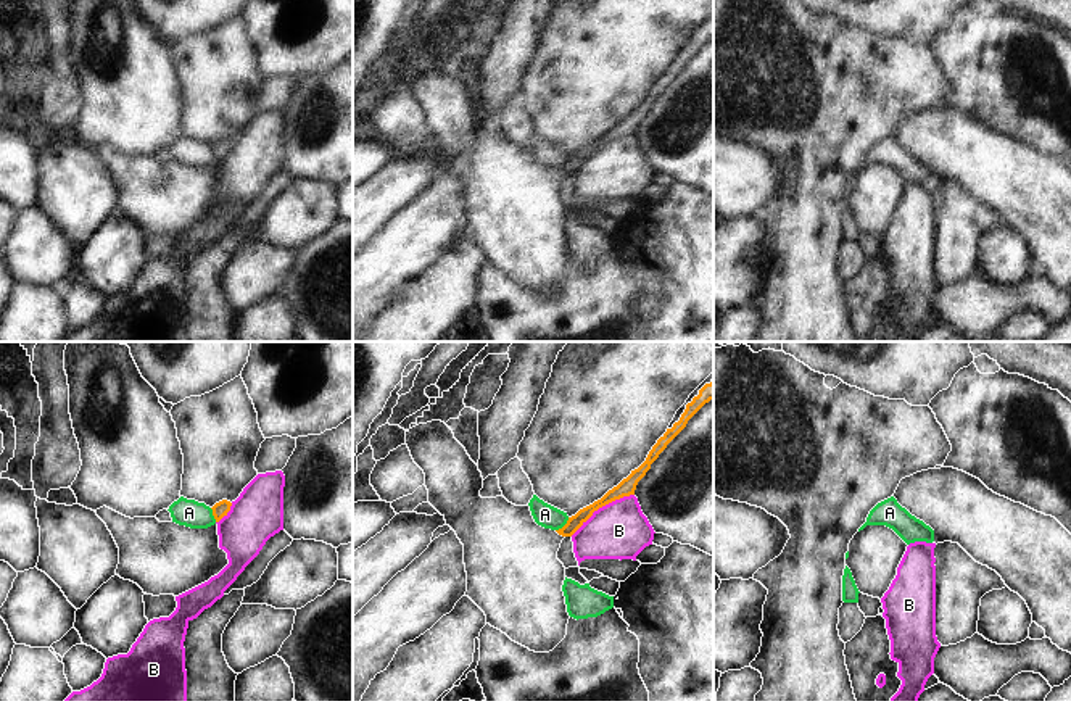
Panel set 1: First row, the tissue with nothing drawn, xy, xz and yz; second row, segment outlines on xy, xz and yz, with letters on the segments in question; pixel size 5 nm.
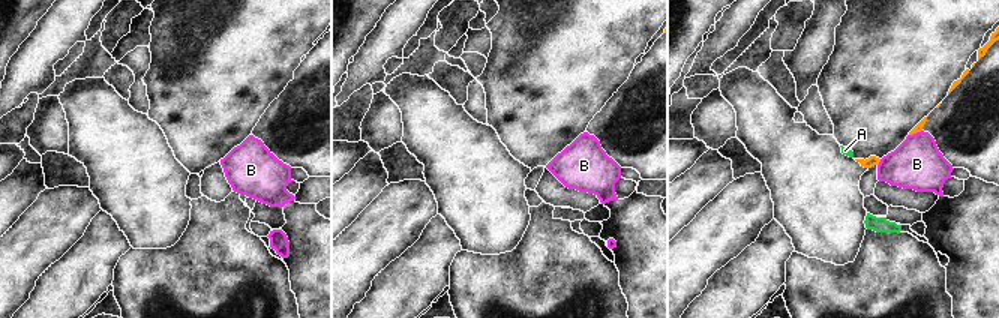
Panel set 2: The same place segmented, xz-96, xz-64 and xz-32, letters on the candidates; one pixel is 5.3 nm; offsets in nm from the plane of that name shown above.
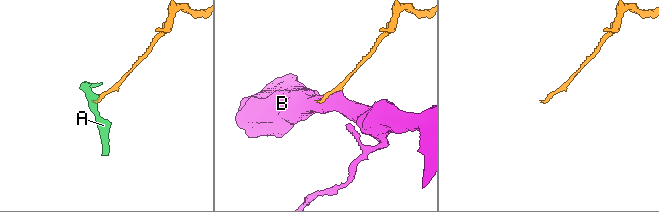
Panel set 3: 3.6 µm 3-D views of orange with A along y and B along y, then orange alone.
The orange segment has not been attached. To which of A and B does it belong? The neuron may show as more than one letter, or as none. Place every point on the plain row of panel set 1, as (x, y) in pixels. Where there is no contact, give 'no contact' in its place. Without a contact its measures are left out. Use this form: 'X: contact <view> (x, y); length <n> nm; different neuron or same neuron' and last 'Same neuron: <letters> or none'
A: contact xz (564, 165); length 100 nm; different neuron
B: contact xz (601, 145); length 380 nm; different neuron
Same neuron: none

